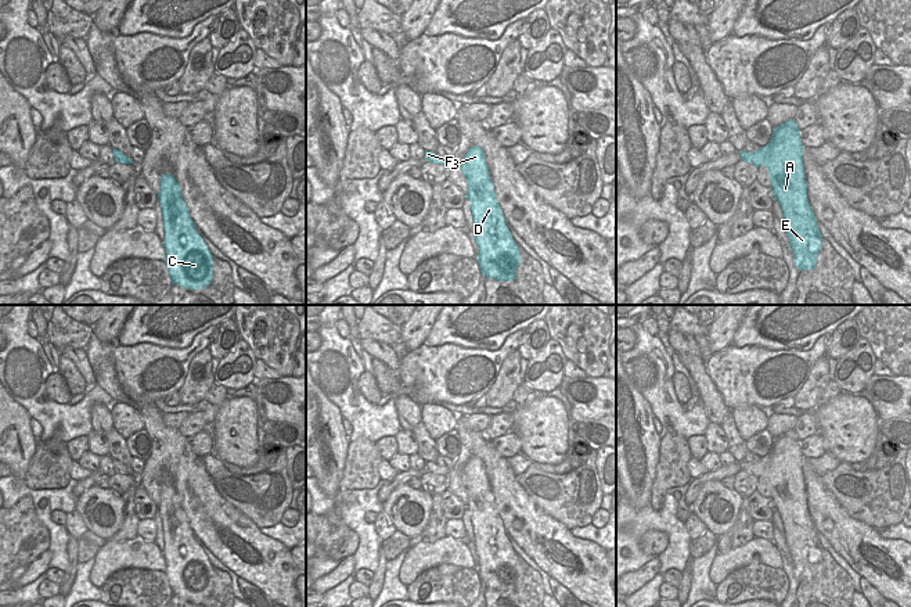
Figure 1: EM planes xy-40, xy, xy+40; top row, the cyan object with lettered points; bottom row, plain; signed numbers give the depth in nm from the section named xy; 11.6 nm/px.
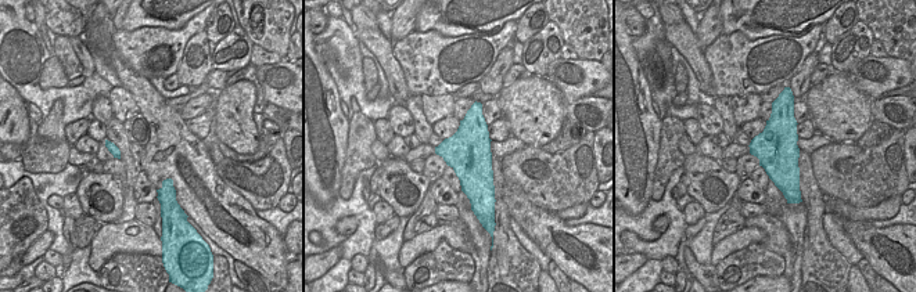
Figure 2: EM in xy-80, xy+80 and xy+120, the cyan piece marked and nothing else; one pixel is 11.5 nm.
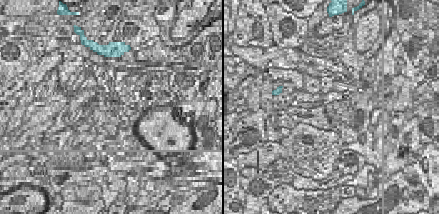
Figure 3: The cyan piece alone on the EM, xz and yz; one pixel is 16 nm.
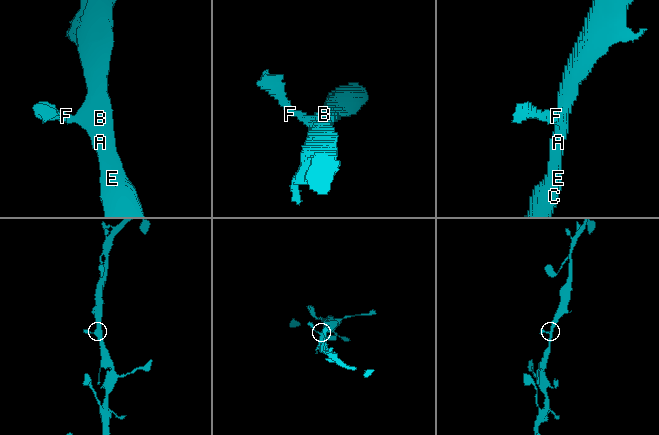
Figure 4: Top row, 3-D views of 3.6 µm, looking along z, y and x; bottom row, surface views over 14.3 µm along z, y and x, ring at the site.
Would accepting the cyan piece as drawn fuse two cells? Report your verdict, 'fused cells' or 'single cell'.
single cell

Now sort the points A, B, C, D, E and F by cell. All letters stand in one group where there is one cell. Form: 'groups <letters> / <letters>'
groups A B C D E F

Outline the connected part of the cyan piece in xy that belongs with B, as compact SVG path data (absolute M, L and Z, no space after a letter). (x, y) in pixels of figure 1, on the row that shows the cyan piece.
M471 147L462 159L462 175L468 183L465 197L473 215L478 263L486 279L514 281L521 265L518 244L511 236L494 184L480 147Z

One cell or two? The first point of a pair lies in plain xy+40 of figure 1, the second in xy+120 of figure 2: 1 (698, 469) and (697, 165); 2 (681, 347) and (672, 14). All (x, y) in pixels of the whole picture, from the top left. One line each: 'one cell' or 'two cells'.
1: two cells
2: one cell

